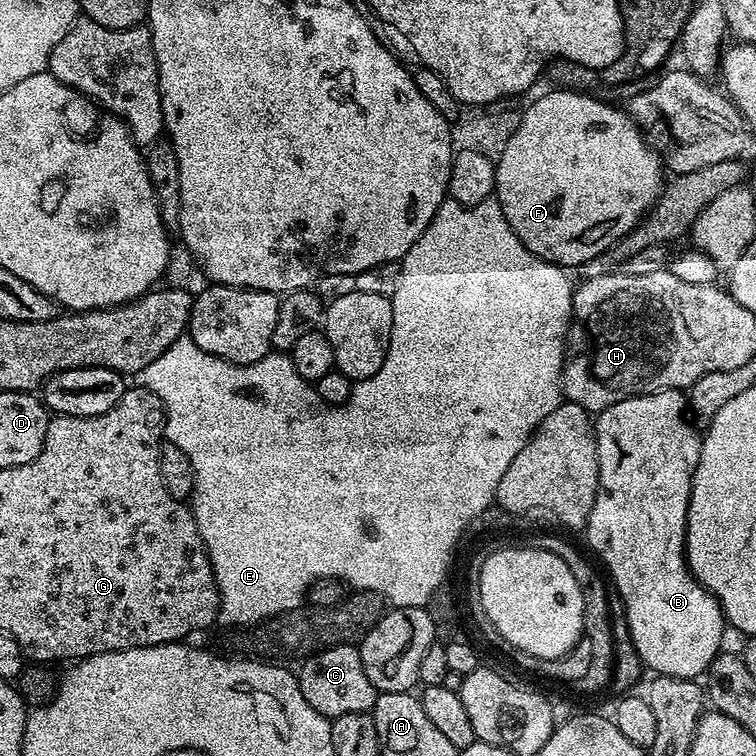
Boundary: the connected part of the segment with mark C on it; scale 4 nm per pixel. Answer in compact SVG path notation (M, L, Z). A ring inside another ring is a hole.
M339 644L333 648L322 648L307 657L298 668L298 679L302 695L318 714L335 718L342 714L371 713L378 695L374 682L366 678L366 666L362 666L360 650L356 644Z

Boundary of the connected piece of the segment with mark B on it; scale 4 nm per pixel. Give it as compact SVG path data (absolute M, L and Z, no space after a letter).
M667 388L661 392L651 392L641 396L631 396L622 402L614 402L606 411L599 413L594 420L594 431L596 434L596 449L598 450L598 466L600 467L600 489L594 502L594 510L590 510L588 527L588 544L600 555L599 563L608 567L608 572L612 575L611 583L622 594L622 602L626 602L626 618L630 622L630 638L638 650L641 662L649 673L657 676L673 676L683 680L696 680L707 673L708 667L712 665L715 656L719 656L722 651L720 643L724 640L724 628L726 621L724 611L720 609L720 604L714 596L704 589L692 577L692 572L688 568L688 558L684 550L684 539L688 533L688 503L692 493L692 479L694 470L698 466L700 457L700 445L702 443L701 433L696 433L697 425L690 419L690 409L683 391L675 388Z

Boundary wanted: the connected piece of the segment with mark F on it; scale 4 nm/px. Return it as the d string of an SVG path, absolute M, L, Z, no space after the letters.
M548 92L529 103L518 130L506 142L506 150L502 150L495 166L494 199L502 206L510 230L518 234L526 250L565 270L575 269L602 254L606 246L635 228L655 204L666 180L659 152L648 143L627 111L603 104L584 92Z

